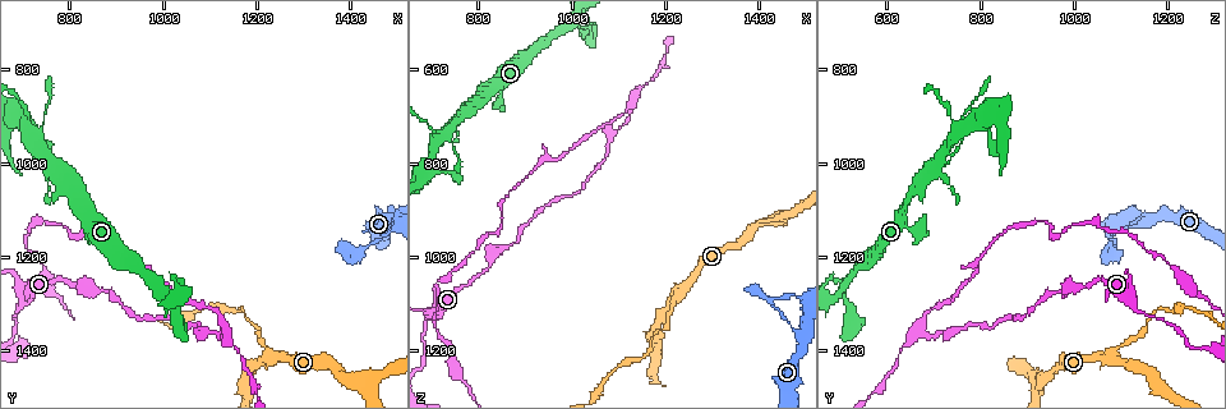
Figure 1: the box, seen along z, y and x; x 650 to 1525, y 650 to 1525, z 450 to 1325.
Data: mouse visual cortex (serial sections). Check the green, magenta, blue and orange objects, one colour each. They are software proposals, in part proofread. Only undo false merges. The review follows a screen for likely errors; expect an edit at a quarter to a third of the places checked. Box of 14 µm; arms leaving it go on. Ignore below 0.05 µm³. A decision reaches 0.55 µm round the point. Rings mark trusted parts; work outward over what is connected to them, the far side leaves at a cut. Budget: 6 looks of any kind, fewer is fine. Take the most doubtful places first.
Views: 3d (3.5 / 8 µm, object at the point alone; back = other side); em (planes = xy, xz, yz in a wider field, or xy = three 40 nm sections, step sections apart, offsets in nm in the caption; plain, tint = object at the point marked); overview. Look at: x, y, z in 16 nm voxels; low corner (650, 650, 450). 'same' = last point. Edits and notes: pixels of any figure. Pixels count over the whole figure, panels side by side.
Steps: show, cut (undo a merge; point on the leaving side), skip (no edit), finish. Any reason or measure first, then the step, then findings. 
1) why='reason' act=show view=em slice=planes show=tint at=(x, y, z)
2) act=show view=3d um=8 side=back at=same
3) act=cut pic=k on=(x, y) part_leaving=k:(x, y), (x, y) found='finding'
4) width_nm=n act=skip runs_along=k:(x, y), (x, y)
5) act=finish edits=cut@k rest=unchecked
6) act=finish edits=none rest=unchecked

why='sharp bend' act=show view=3d um=3.5 at=(1135, 1355, 670)

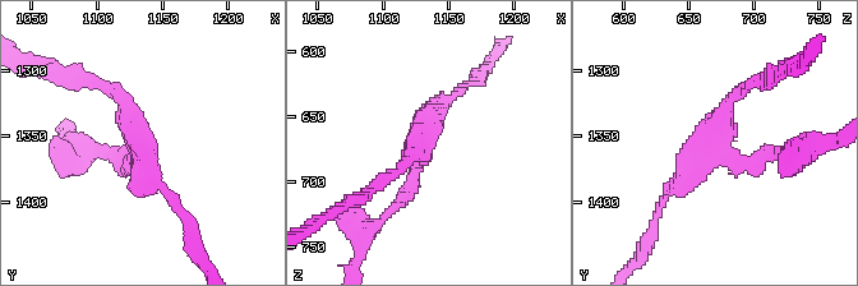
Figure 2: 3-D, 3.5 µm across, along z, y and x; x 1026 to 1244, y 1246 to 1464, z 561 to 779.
arms=3 arm_widths_nm=150,150,150 act=show view=em slice=planes show=tint at=(1134, 1354, 670)

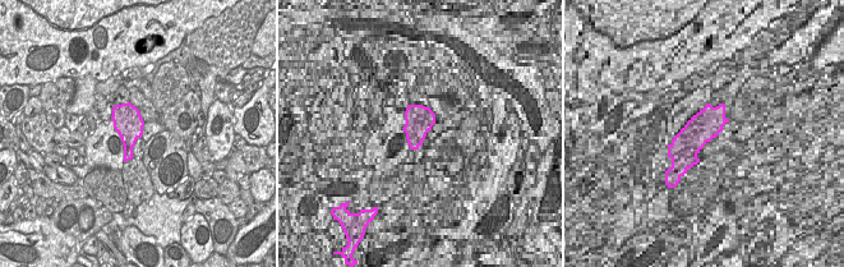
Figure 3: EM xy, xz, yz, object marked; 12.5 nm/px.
why='another direction' act=show view=em slice=xy step=1 show=tint at=same

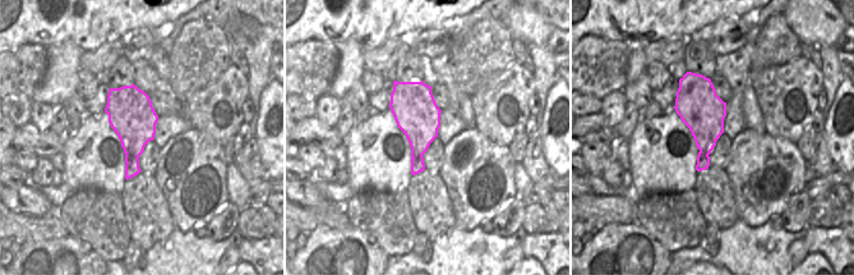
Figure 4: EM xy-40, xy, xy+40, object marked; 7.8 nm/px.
act=cut pic=2 on=(414, 146) border=4:(138, 155), (134, 155), (127, 163) found='two cells meet here'

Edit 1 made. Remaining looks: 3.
why='see it whole again' act=show view=overview

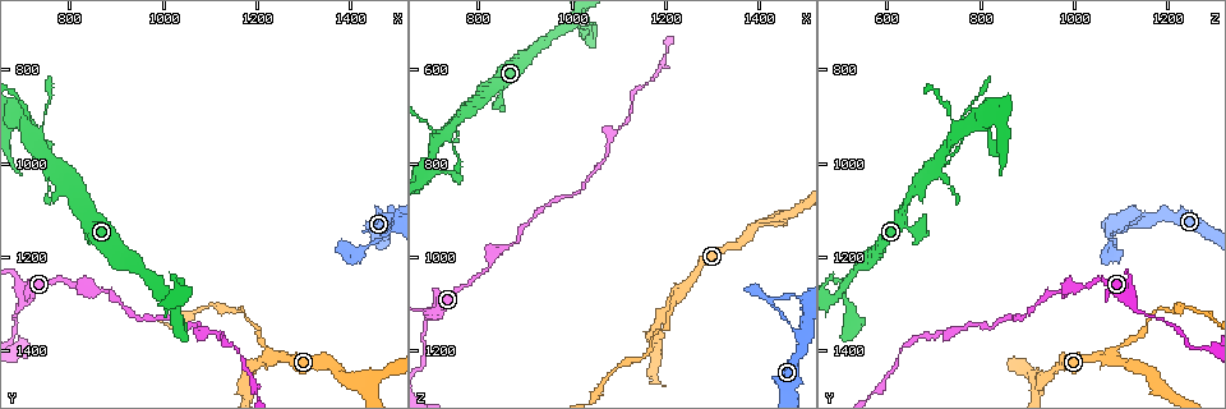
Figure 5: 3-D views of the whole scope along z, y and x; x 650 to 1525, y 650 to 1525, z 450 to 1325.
act=show view=3d um=8 at=(1230, 1415, 1070)

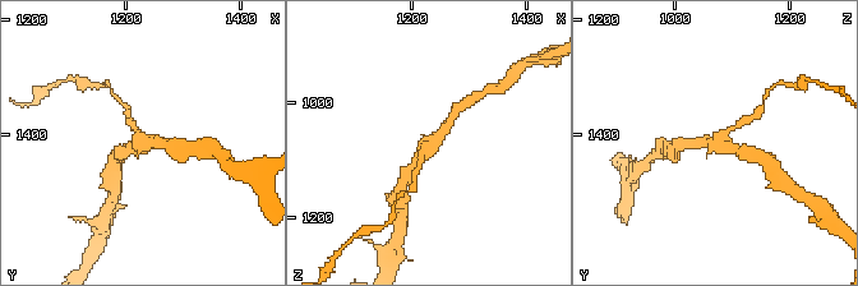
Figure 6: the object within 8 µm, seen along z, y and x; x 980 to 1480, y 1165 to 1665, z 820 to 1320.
why='closer look' act=show view=3d um=3.5 at=(1230, 1410, 1075)

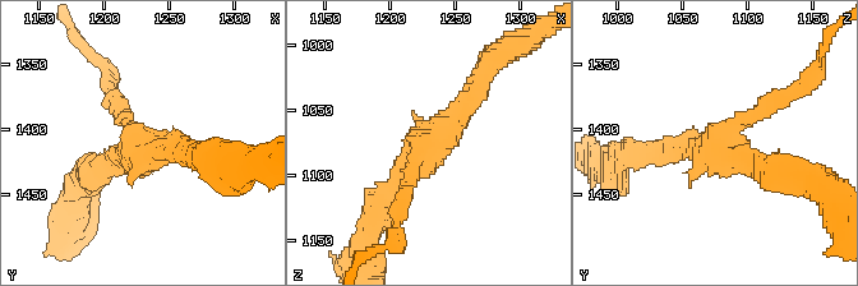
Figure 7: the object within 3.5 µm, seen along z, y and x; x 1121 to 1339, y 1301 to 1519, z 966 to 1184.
arms=3 act=cut pic=7 on=(770, 107) part_leaving=7:(725, 132), (805, 88), (817, 65) found='two cells meet here'

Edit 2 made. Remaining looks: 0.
act=finish edits=cut@2,cut@7 rest=unchecked

